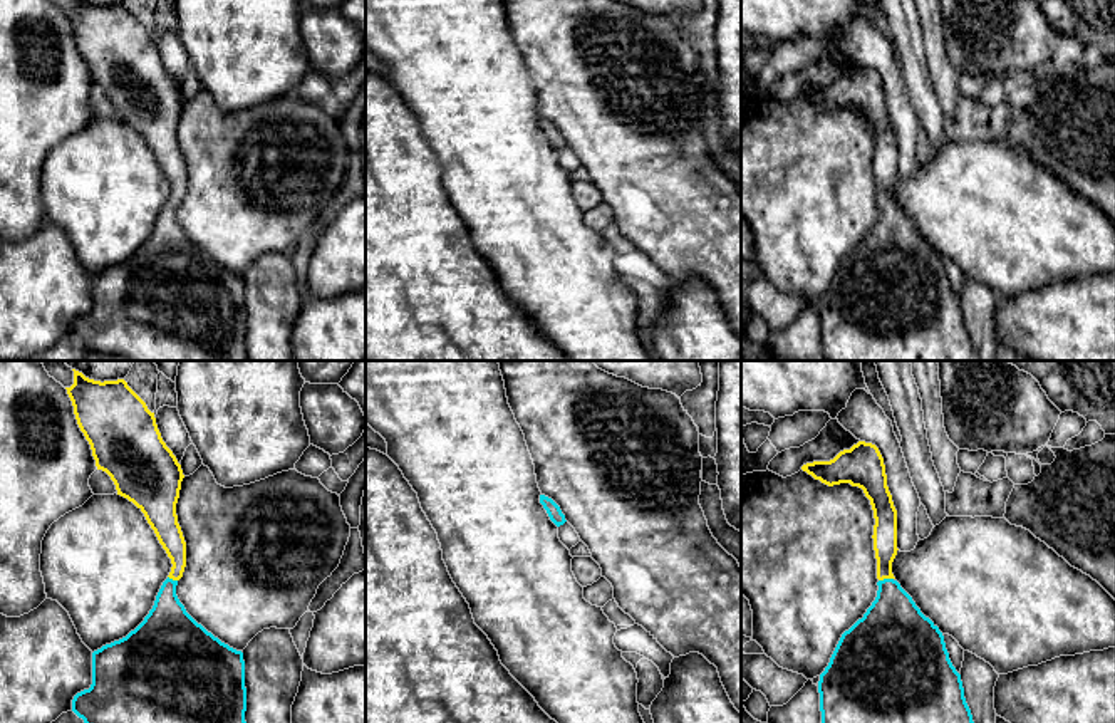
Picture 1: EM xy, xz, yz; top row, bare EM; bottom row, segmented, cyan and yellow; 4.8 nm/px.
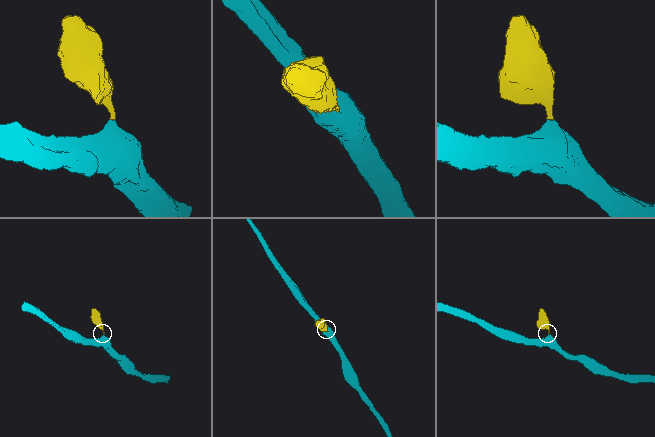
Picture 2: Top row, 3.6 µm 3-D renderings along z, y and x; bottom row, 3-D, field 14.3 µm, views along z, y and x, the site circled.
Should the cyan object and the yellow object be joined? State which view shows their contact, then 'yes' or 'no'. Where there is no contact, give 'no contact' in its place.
yz | yes

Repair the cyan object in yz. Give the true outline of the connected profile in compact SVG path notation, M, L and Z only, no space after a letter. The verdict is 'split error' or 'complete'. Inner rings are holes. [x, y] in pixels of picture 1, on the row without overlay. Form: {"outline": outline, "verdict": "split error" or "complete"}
{"outline": "M858 65L830 86L801 91L815 104L833 111L850 107L863 114L874 134L877 221L845 255L820 299L822 352L827 361L979 361L939 252L926 242L892 198L897 179L897 134L887 111L884 82L872 67Z", "verdict": "split error"}

